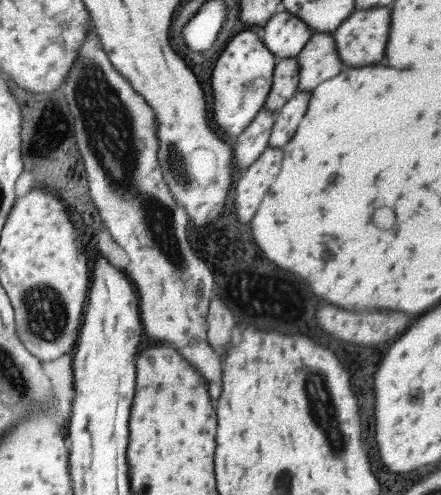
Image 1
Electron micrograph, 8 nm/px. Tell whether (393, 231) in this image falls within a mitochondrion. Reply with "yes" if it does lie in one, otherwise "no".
no

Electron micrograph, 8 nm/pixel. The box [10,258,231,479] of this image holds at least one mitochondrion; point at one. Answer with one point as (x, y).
(46, 312)

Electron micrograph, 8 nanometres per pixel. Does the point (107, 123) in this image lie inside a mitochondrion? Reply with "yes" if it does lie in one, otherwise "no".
yes

